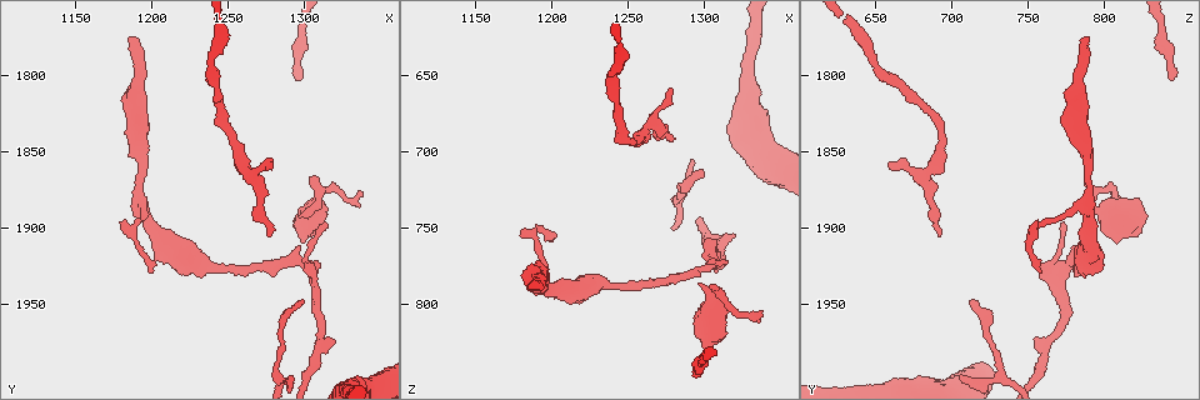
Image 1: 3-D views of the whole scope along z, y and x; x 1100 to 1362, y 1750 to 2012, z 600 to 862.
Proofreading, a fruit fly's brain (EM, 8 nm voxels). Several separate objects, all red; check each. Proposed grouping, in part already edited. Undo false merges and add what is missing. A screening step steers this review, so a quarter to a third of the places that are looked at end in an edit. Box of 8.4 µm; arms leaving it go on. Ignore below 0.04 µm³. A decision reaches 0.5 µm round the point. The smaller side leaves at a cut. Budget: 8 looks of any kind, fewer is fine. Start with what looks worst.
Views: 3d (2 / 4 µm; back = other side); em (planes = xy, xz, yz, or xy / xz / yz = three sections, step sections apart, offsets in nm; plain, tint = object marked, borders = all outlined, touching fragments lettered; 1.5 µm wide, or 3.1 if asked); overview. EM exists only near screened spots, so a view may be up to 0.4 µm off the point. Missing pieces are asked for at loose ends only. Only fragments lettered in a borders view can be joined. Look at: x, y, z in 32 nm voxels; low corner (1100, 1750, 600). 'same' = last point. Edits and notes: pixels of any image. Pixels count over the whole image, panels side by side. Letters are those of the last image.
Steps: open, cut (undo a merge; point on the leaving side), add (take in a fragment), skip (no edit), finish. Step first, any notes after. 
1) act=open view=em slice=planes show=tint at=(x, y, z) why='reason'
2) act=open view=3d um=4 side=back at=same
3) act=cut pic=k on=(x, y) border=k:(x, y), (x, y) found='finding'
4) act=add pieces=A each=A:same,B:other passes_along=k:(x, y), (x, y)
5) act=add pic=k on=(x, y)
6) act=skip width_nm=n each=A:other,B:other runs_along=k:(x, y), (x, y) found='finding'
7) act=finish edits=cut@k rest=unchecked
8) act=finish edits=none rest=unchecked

act=open view=3d um=2 at=(1338, 1874, 804) why='end of a long branch'

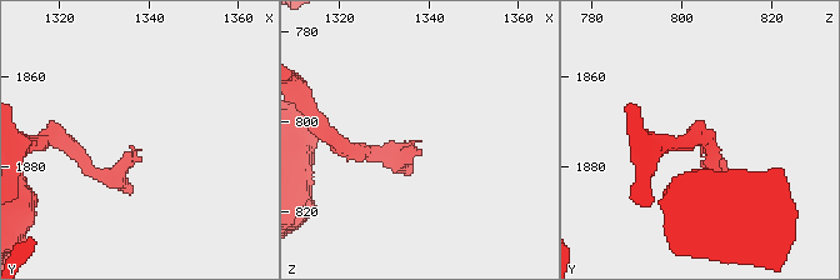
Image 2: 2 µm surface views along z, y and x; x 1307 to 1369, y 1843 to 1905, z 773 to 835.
act=open view=em slice=planes show=tint at=(1336, 1876, 805) why='now the EM'

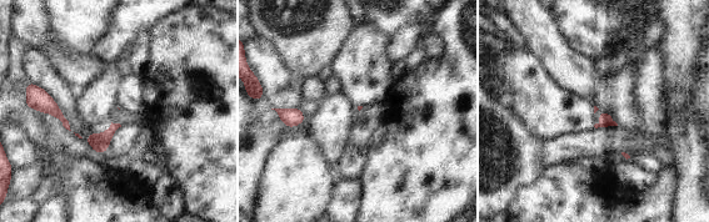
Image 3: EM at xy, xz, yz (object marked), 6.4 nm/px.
act=open view=em slice=planes show=borders at=same

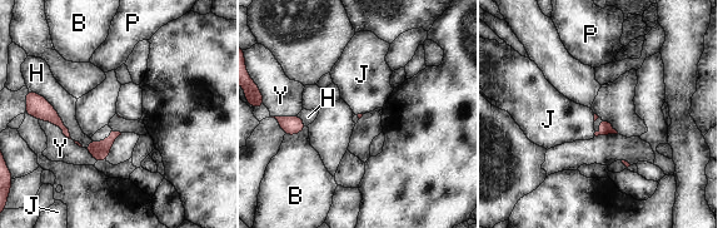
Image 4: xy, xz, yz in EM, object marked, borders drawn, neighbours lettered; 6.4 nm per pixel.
act=skip each=B:other,H:other,J:other,P:other,Y:other border=4:(596, 132), (594, 135) found='no lettered fragment goes on from it'

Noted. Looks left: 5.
act=open view=em slice=planes show=borders at=(1186, 1774, 788) why='long arm stops here'

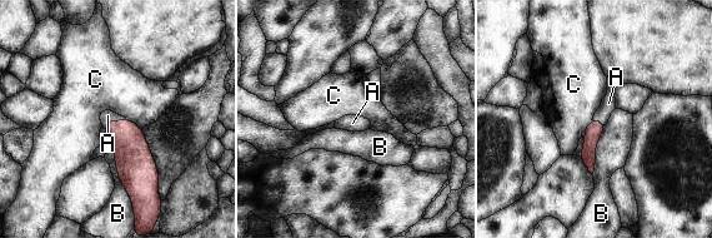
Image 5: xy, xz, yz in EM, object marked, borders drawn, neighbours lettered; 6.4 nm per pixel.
act=add pieces=A each=A:same,B:other,C:other passes_along=5:(126, 138), (114, 120), (108, 115) found='it goes on there'

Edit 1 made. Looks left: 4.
act=open view=overview why='see it whole again'

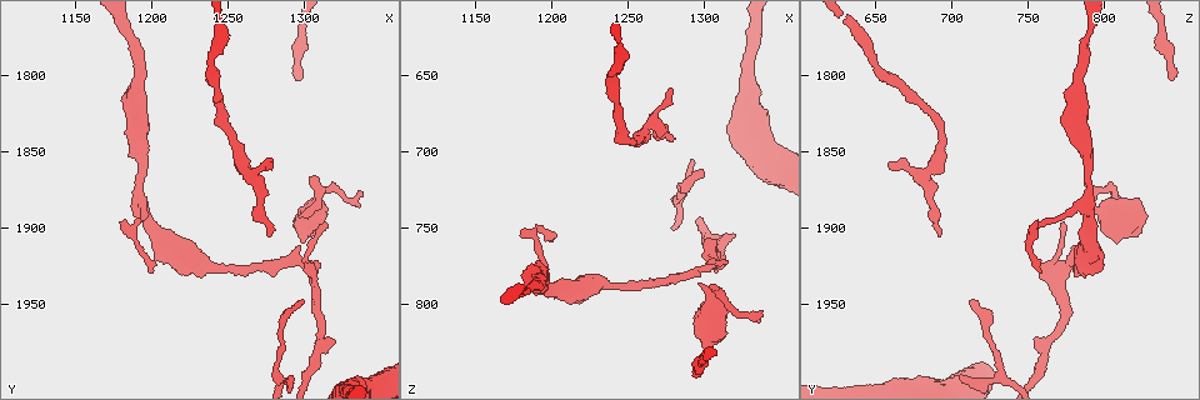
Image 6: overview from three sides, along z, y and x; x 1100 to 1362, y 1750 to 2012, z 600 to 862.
act=open view=3d um=2 at=(1200, 1928, 760) why='tapers out'

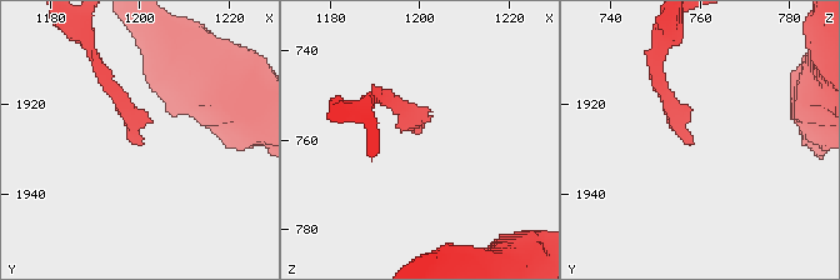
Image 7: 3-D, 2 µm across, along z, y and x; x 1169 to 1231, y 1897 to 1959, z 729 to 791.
act=open view=em slice=planes show=borders at=(1200, 1929, 758) why='need the tissue'

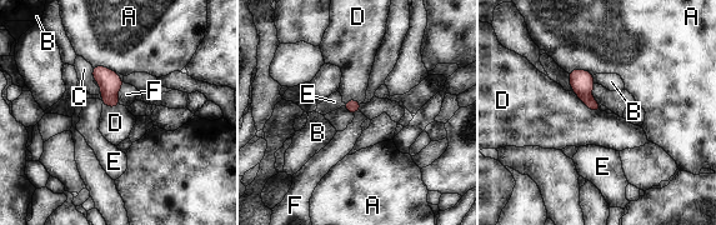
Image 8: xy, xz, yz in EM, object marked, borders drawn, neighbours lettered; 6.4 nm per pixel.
act=skip longest_contact=D:240nm each=A:other,B:other,C:other,D:other,E:other,F:other found='no lettered fragment goes on from it'

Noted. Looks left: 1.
act=finish edits=add@5 rest=unchecked

